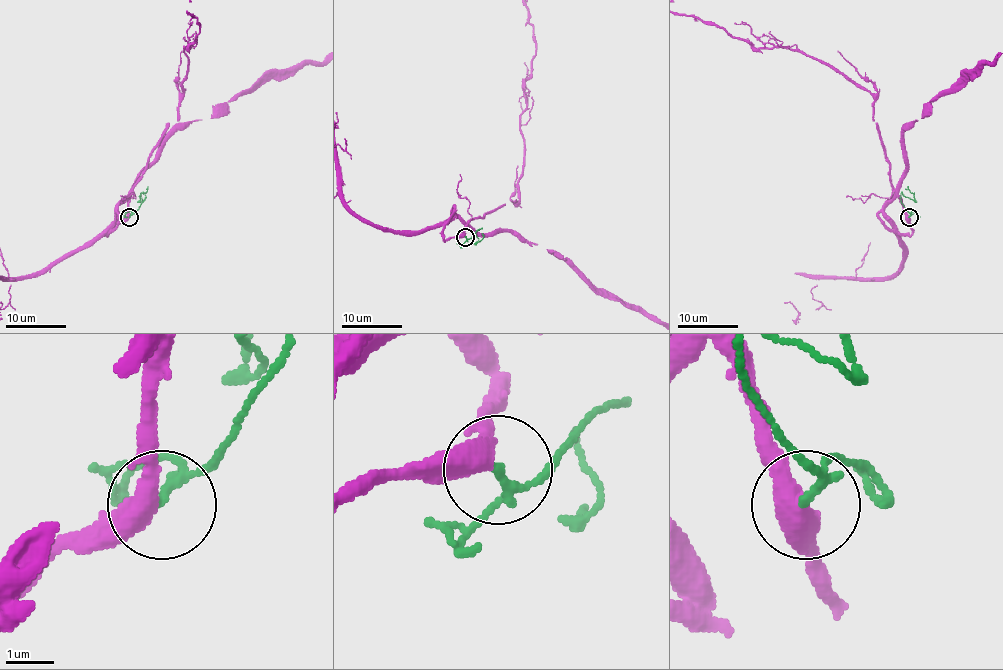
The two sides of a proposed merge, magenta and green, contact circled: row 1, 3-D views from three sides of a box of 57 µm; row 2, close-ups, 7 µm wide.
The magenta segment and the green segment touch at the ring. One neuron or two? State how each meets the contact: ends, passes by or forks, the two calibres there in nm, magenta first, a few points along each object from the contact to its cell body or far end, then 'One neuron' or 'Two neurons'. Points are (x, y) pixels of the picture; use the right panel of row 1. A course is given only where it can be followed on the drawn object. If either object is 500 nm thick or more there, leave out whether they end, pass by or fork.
At the ring magenta passes by. At the ring green passes by. Thickness 440 nm (magenta) against 140 nm. Course of green: (909, 218), (911, 215), (900, 198), (902, 193), (914, 198), (908, 186). One neuron

